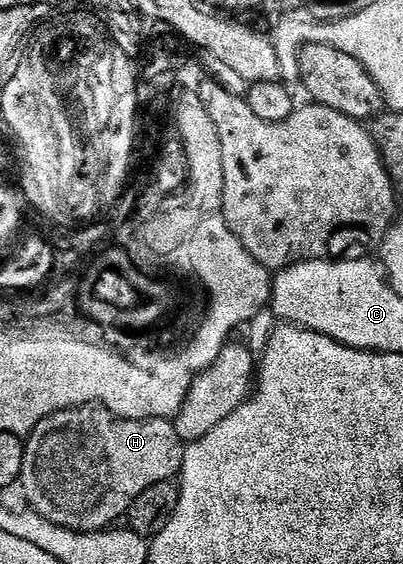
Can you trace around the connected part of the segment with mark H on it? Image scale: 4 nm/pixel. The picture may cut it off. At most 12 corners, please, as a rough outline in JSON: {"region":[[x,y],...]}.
{"region":[[102,405],[26,435],[23,494],[65,529],[104,531],[183,469],[165,418]]}

